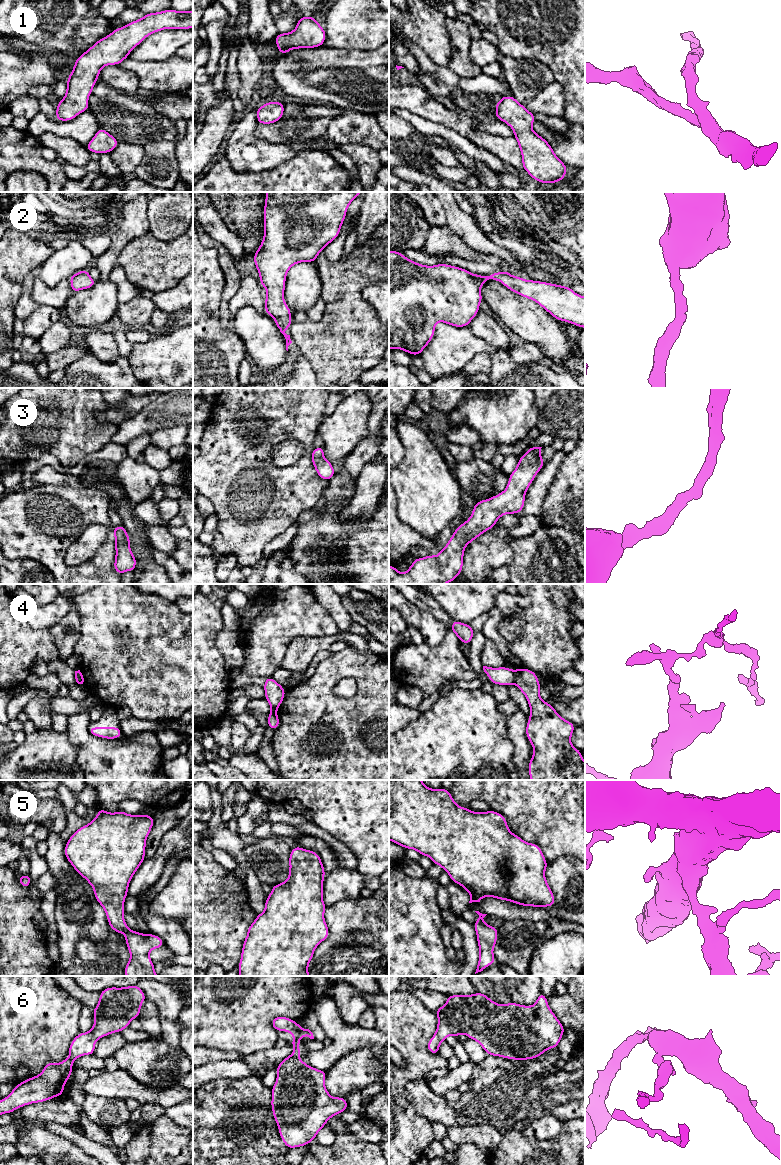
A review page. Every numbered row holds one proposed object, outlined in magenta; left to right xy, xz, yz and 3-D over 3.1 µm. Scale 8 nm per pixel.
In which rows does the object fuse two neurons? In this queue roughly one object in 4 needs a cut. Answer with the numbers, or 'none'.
4

